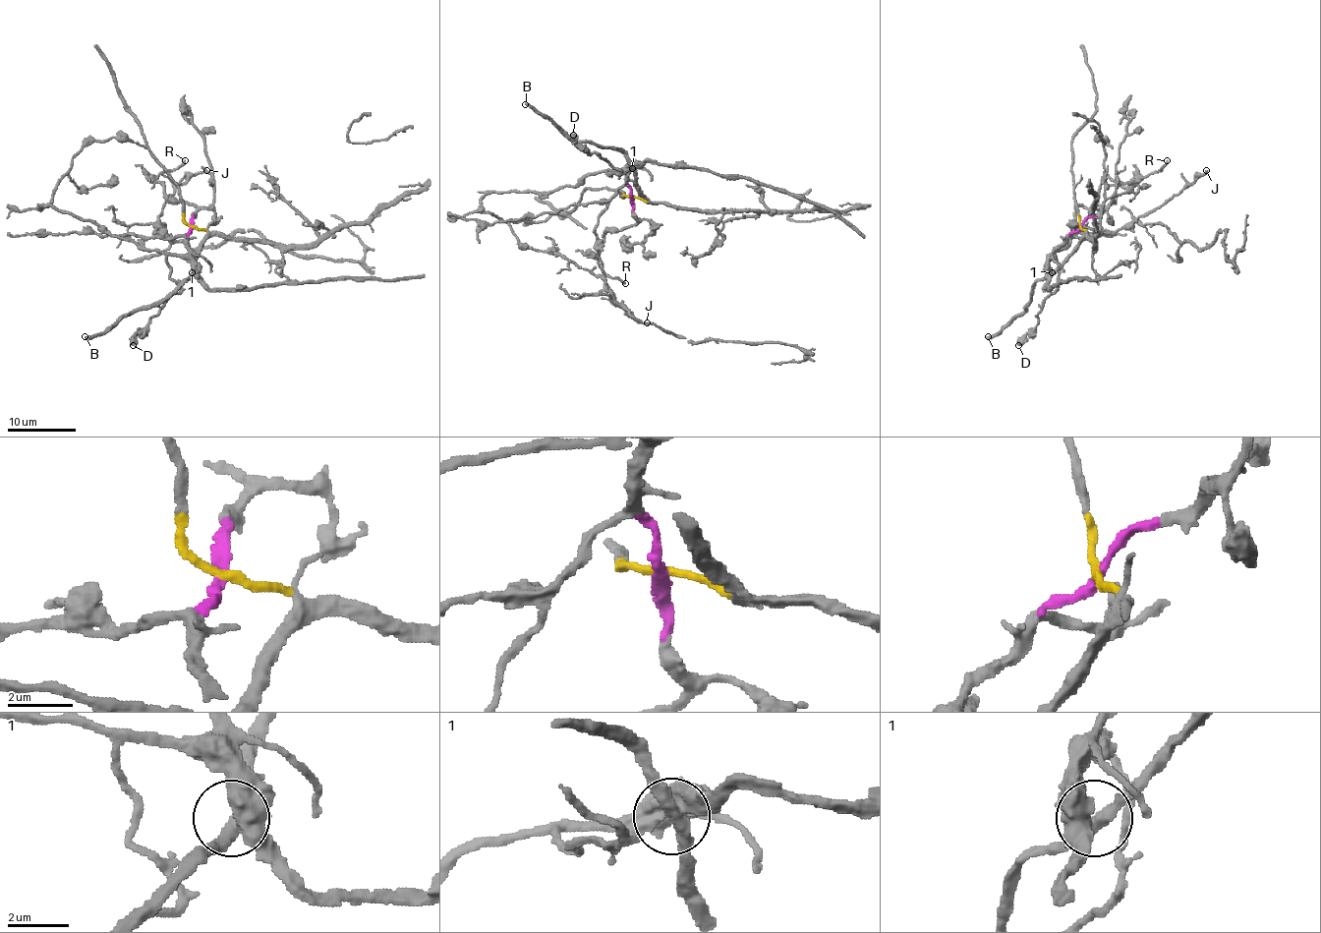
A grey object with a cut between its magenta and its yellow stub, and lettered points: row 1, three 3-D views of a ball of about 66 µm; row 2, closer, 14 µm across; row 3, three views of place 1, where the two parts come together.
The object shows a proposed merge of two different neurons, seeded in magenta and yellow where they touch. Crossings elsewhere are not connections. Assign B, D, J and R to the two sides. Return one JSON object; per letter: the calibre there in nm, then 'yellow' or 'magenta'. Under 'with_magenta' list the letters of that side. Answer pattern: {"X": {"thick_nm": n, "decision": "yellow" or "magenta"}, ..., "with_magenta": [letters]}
{"B": {"thick_nm": 300, "decision": "yellow"}, "D": {"thick_nm": 600, "decision": "magenta"}, "J": {"thick_nm": 160, "decision": "magenta"}, "R": {"thick_nm": 190, "decision": "magenta"}, "with_magenta": ["D", "J", "R"]}

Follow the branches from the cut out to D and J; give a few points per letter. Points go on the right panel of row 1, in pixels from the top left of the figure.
D: (1080, 226), (1054, 254), (1059, 265), (1055, 291), (1045, 299), (1036, 315), (1038, 324), (1017, 345)
J: (1080, 226), (1068, 235), (1091, 236), (1130, 226), (1140, 216), (1156, 210), (1206, 170)

